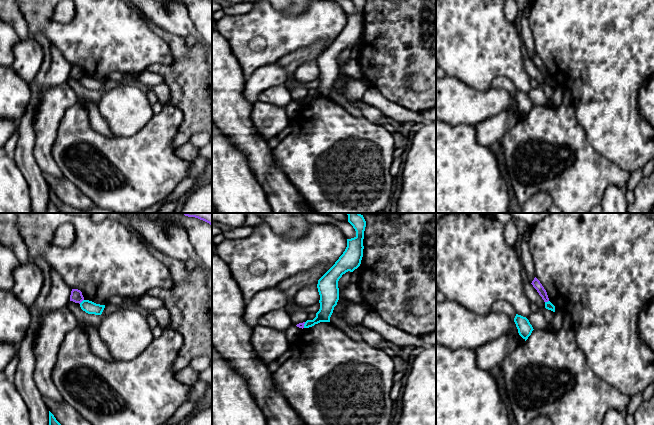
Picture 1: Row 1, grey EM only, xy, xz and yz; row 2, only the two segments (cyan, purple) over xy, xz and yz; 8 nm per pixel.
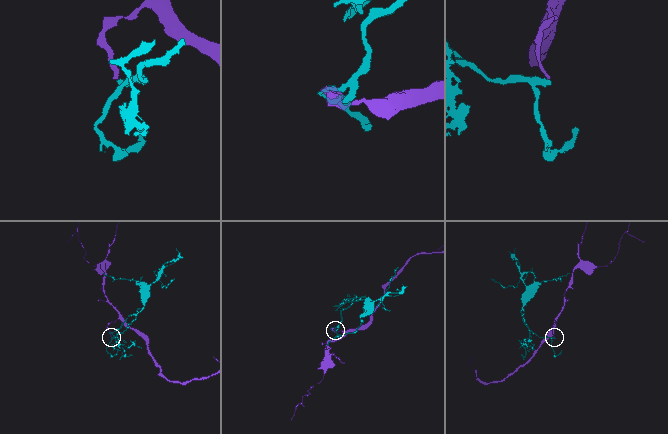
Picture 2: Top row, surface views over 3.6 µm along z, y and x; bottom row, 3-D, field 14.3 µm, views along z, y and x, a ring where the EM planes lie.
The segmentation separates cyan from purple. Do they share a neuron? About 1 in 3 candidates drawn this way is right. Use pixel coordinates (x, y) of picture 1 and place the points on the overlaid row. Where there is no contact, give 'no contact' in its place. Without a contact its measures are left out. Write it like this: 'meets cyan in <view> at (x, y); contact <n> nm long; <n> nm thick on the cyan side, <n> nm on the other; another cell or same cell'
meets cyan in xy at (82, 301); contact 50 nm long; 100 nm thick on the cyan side, 100 nm on the other; another cell

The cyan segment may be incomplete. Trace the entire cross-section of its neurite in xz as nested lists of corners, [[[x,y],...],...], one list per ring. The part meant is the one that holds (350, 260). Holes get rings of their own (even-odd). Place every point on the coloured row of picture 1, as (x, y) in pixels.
[[[346,213],[348,222],[356,231],[356,236],[347,239],[347,247],[335,264],[318,280],[317,288],[320,295],[320,309],[313,320],[307,320],[304,328],[320,322],[330,322],[334,307],[339,300],[338,281],[343,274],[357,269],[363,257],[363,239],[366,221],[360,213]]]

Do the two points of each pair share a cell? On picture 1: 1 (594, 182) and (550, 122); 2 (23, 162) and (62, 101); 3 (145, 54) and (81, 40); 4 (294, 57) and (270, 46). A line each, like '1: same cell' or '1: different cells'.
1: same cell
2: different cells
3: same cell
4: different cells

